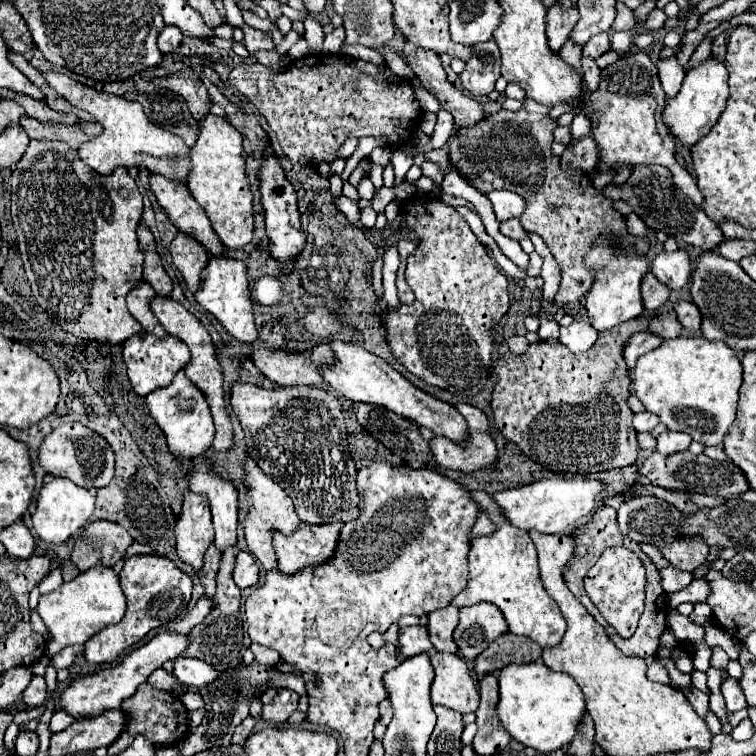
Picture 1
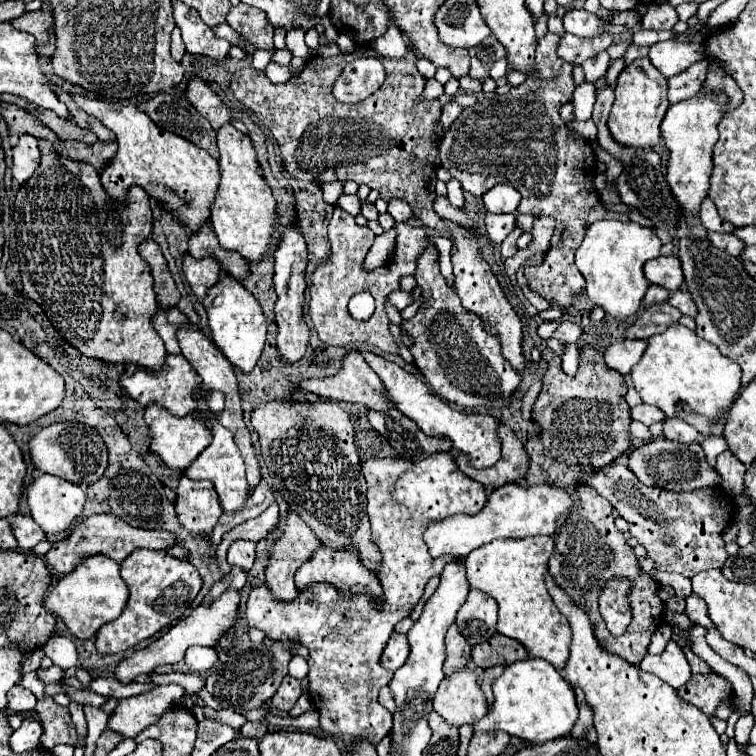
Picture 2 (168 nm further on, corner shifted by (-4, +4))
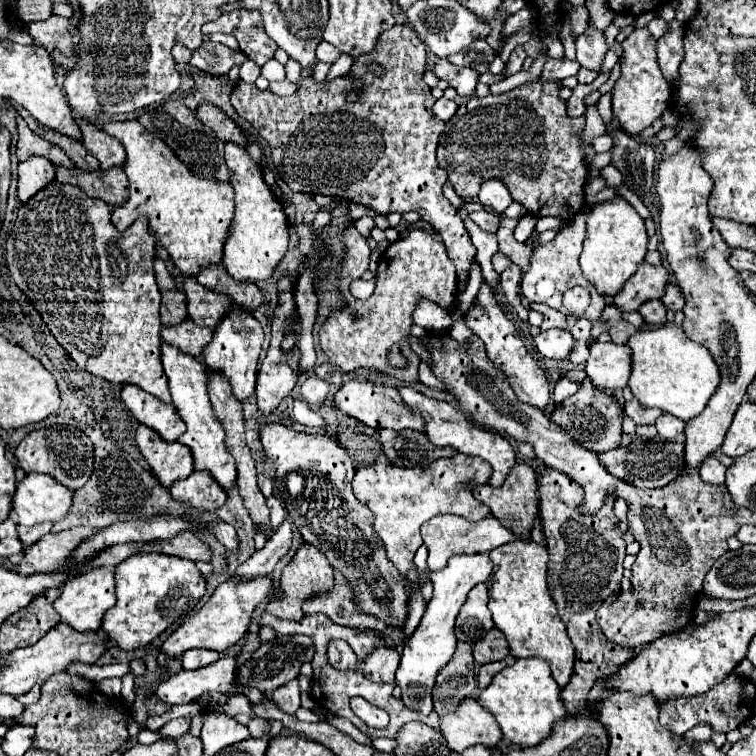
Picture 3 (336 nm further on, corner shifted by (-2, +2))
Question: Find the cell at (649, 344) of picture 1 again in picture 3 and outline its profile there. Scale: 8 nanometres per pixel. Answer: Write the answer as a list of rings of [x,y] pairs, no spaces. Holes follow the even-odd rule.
[[[593,342],[585,362],[585,372],[595,386],[621,390],[631,376],[631,348],[615,342]]]

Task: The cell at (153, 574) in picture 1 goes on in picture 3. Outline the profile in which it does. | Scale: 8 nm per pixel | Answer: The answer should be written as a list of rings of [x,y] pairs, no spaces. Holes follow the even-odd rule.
[[[135,554],[115,568],[117,604],[103,616],[103,630],[121,650],[149,644],[171,624],[185,618],[205,594],[205,578],[191,560],[167,554]]]

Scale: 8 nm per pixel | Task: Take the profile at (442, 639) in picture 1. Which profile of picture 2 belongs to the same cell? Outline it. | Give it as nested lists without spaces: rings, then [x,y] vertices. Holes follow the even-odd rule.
[[[455,624],[447,630],[445,646],[447,646],[445,678],[451,678],[451,674],[455,672],[455,668],[467,668],[467,666],[469,666],[471,646],[469,646],[469,642],[459,634],[459,630],[457,630]]]

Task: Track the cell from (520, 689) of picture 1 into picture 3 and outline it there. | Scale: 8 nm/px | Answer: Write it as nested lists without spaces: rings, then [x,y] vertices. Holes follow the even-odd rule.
[[[539,658],[515,660],[513,664],[509,664],[479,694],[479,702],[493,712],[503,738],[521,746],[541,744],[553,734],[553,726],[567,718],[567,708],[561,700],[561,688],[553,680],[549,664]]]

